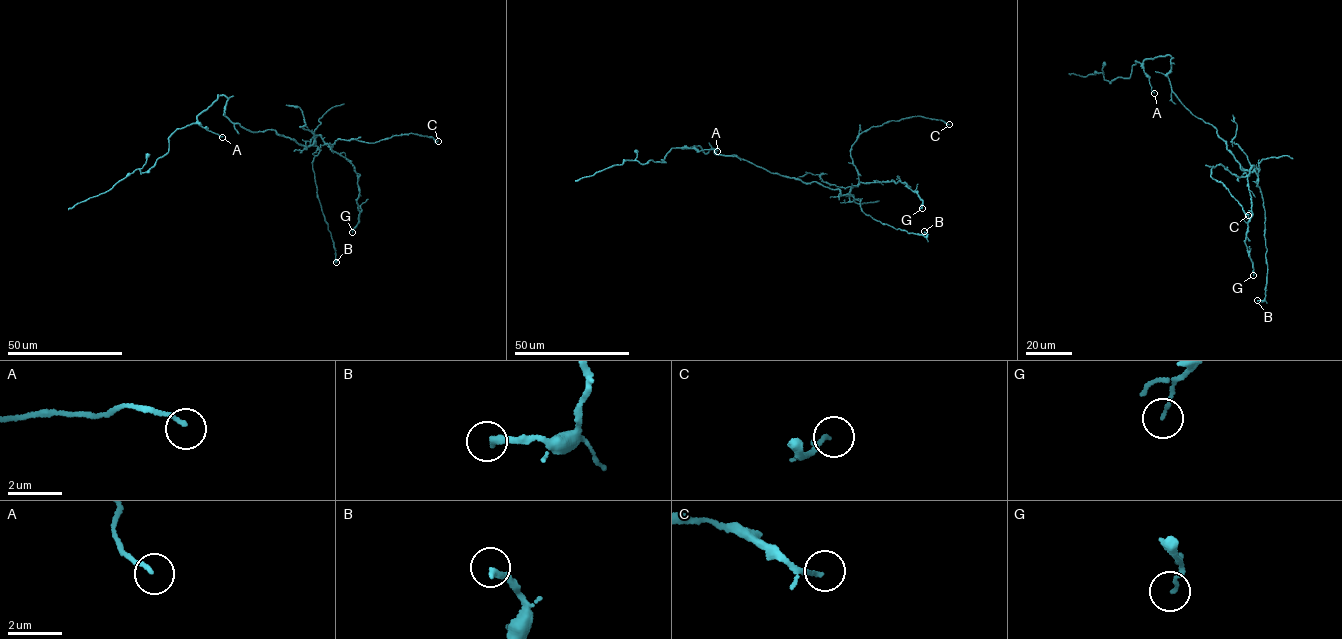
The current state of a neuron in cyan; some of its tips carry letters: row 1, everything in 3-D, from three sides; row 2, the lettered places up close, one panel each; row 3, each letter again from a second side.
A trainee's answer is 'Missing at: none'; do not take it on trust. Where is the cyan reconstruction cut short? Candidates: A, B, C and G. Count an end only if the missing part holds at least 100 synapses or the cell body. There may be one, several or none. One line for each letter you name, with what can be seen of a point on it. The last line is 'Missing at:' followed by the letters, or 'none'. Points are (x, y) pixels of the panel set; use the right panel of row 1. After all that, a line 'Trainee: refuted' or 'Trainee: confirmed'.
Missing at: none
Trainee: confirmed

